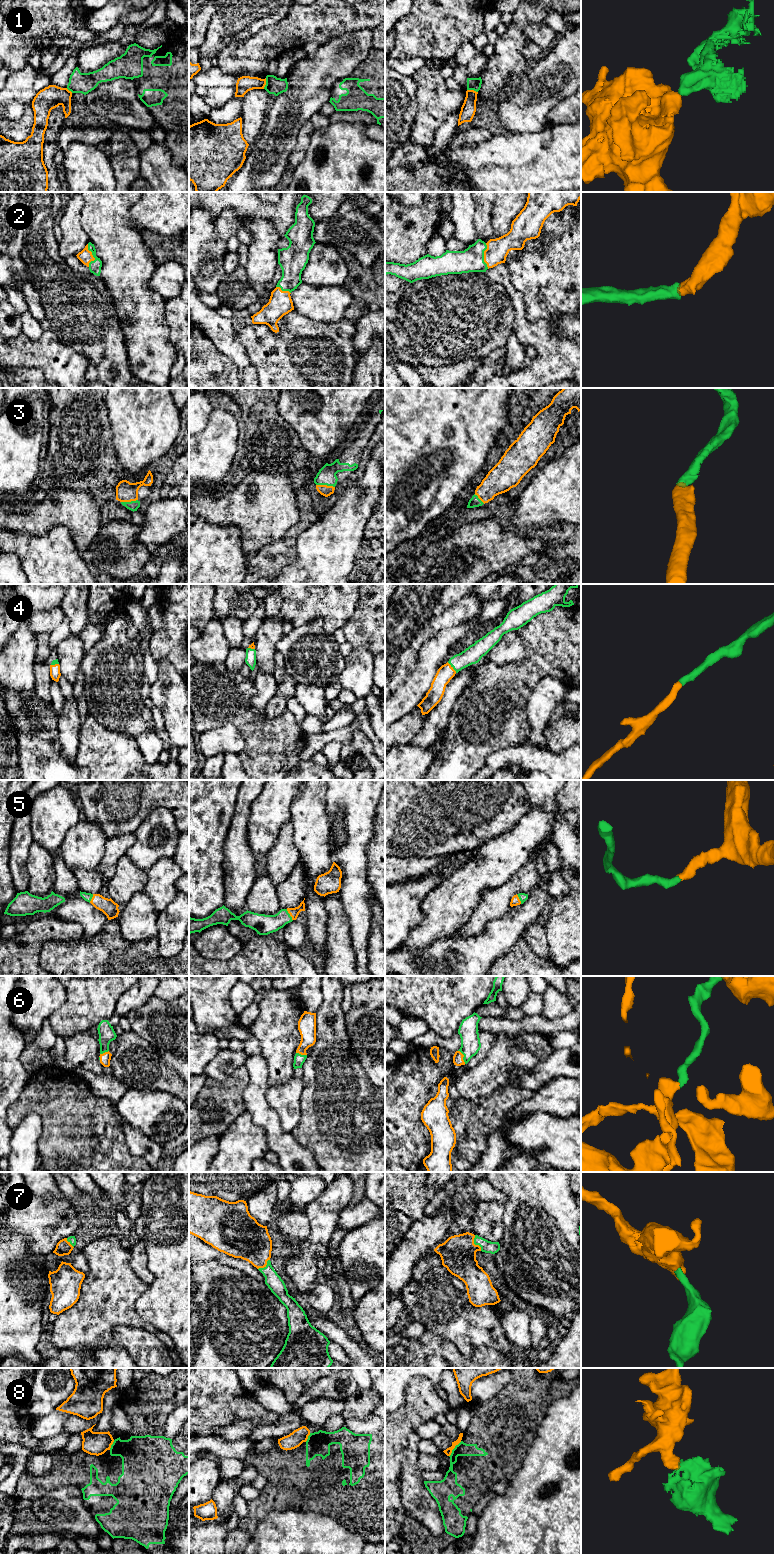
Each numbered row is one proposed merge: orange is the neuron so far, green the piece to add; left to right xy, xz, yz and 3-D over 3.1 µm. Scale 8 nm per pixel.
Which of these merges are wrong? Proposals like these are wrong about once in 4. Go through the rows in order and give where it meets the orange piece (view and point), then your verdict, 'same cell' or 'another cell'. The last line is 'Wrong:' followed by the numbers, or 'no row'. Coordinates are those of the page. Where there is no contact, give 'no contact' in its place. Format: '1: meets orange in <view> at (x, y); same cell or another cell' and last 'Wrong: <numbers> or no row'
1: meets orange in xz at (265, 83); another cell
2: meets orange in xy at (92, 256); same cell
3: meets orange in xz at (325, 485); same cell
4: meets orange in yz at (451, 667); same cell
5: meets orange in xz at (290, 915); same cell
6: meets orange in yz at (463, 1056); same cell
7: meets orange in yz at (474, 1244); same cell
8: meets orange in yz at (454, 1447); another cell
Wrong: 1, 8

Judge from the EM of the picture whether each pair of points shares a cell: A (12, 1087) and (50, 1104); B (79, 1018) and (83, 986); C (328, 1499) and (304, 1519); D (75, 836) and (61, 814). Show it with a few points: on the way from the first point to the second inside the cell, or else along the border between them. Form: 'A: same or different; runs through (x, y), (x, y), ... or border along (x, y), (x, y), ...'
A: different; border along (28, 1078), (20, 1095), (10, 1105)
B: same; runs through (83, 1010), (83, 994)
C: different; border along (297, 1510), (329, 1515), (335, 1520)
D: different; border along (80, 819), (67, 832), (60, 849)

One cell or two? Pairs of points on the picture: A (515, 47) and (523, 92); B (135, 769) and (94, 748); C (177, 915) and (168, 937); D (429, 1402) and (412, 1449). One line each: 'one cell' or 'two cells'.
A: two cells
B: one cell
C: one cell
D: two cells

